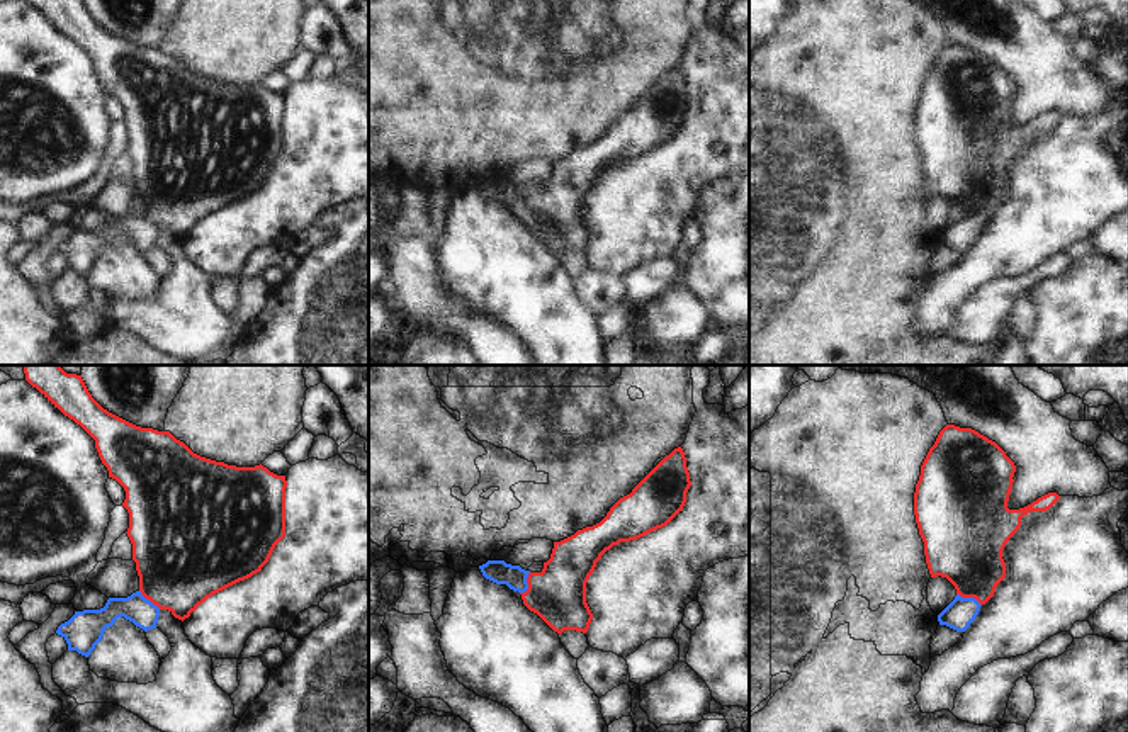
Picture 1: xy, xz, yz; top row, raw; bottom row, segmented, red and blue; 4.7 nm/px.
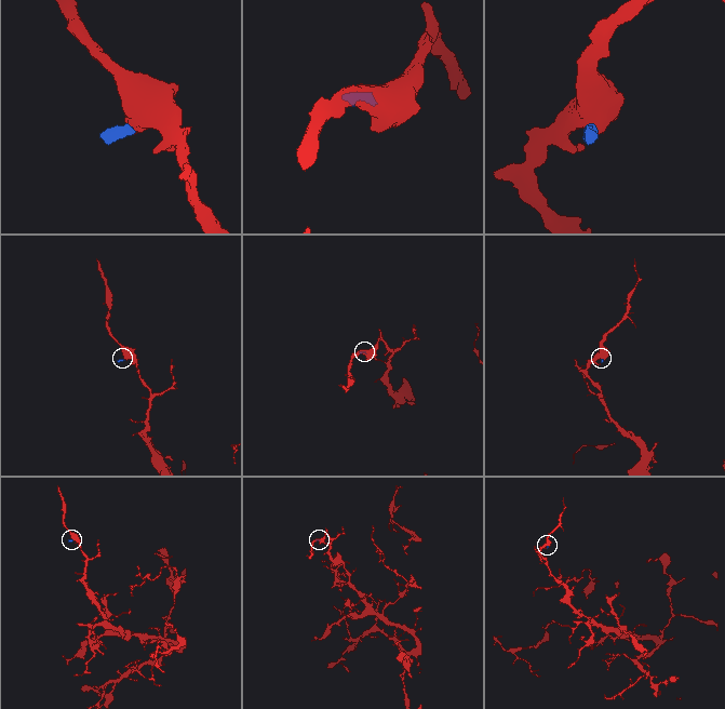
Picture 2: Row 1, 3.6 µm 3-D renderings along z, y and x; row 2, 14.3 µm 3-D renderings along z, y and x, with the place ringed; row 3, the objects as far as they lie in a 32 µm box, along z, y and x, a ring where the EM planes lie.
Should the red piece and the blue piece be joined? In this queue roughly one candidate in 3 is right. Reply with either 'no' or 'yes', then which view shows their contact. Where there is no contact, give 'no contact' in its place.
yes | yz

